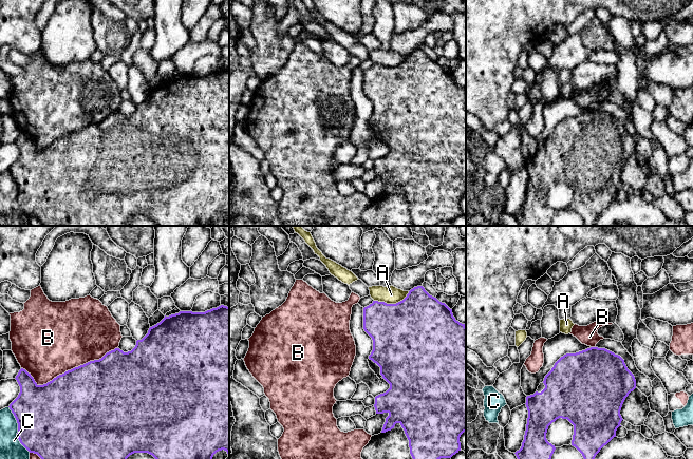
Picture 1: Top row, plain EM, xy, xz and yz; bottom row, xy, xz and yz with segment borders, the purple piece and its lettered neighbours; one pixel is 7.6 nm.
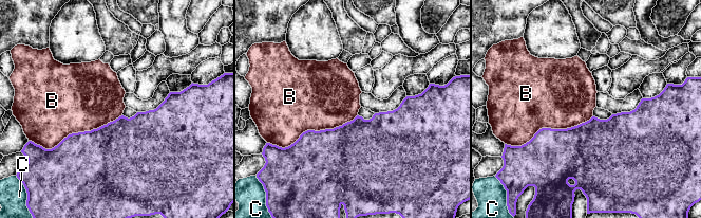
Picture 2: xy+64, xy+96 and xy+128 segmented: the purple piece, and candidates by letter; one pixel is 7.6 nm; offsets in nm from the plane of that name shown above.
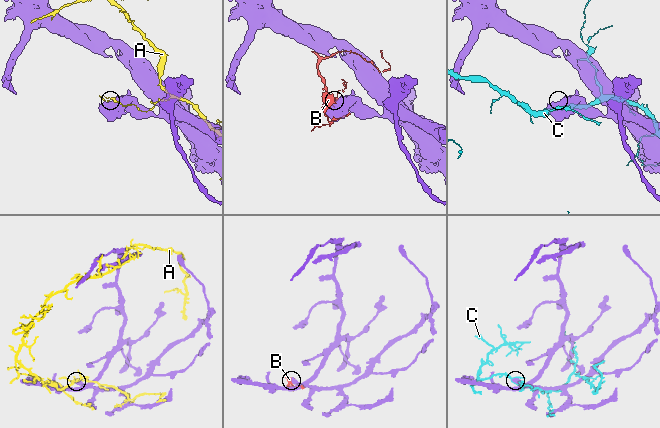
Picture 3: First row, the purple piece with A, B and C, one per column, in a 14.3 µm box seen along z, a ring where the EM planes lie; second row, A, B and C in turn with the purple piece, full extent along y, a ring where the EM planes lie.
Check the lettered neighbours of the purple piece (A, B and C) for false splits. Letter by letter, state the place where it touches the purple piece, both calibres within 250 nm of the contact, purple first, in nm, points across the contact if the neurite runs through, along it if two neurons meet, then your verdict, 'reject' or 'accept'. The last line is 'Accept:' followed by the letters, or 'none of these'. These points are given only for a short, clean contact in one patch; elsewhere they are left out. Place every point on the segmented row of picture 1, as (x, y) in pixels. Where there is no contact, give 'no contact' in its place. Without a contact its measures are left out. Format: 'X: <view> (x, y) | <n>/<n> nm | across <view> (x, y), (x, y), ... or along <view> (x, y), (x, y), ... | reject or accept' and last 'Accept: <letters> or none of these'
A: xz (392, 304) | 500/140 nm | reject
B: xy (69, 370) | 500/500 nm | reject
C: xy (18, 429) | 500/160 nm | reject
Accept: none of these

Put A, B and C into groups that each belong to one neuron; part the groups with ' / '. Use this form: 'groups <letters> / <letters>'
groups A / B / C

